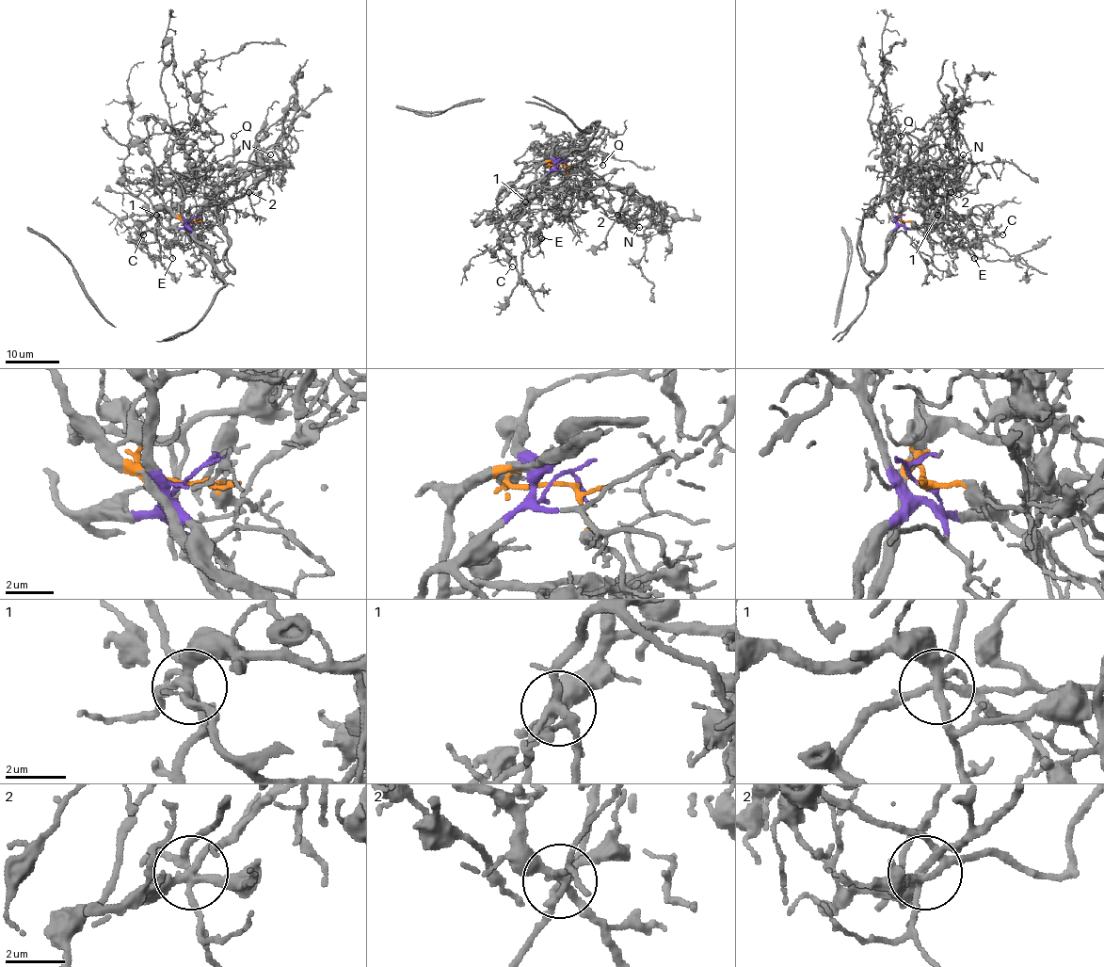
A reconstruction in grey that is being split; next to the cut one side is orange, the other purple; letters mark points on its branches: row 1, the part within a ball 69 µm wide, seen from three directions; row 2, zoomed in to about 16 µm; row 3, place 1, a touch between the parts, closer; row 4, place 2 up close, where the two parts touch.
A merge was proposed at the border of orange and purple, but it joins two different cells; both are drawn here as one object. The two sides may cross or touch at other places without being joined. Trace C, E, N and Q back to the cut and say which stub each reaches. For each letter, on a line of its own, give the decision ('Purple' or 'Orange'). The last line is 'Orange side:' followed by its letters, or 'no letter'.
C: Orange
E: Orange
N: Orange
Q: Orange
Orange side: C, E, N, Q

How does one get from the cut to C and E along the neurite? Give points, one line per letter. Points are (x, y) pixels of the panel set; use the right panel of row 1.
C: (901, 221), (899, 216), (907, 208), (932, 208), (948, 240), (960, 243), (1002, 235)
E: (901, 221), (899, 216), (907, 208), (923, 209), (926, 224), (947, 243), (962, 245), (974, 258)

